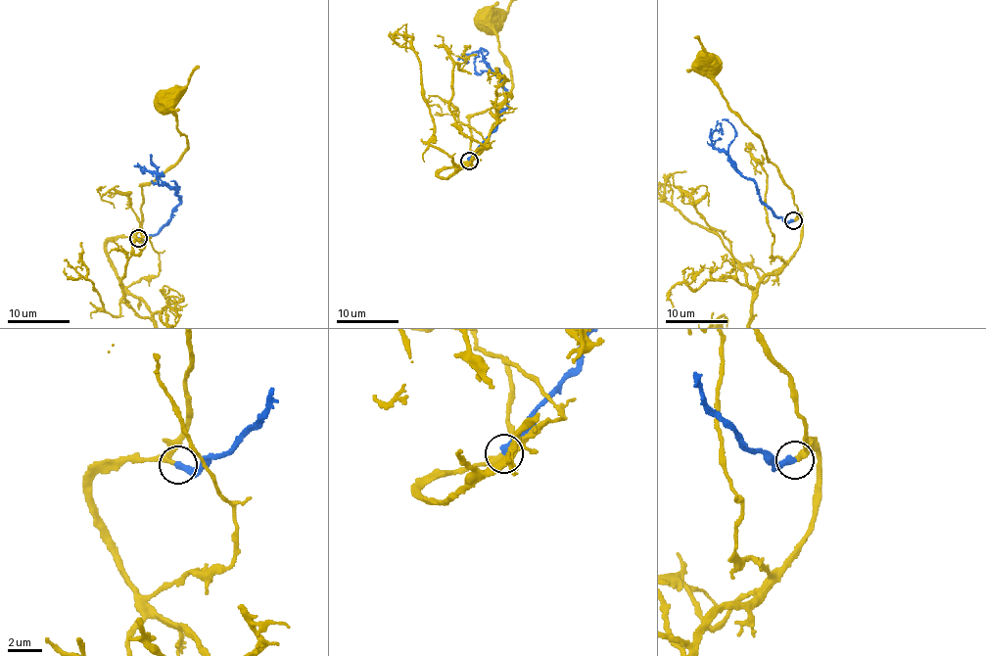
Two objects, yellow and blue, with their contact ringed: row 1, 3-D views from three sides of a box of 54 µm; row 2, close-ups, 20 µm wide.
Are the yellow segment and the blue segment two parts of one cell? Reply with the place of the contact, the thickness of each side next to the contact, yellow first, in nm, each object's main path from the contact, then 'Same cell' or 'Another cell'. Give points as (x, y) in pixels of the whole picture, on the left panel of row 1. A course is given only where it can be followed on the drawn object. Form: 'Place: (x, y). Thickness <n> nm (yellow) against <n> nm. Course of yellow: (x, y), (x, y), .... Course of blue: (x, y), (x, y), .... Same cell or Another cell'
Place: (138, 238). Thickness 240 nm (yellow) against 400 nm. Course of yellow: (138, 238), (142, 186), (187, 148), (187, 137), (177, 130), (177, 117), (165, 99). Course of blue: (138, 238), (143, 240), (167, 221), (179, 195), (167, 184), (159, 183), (158, 177), (133, 164). Same cell

